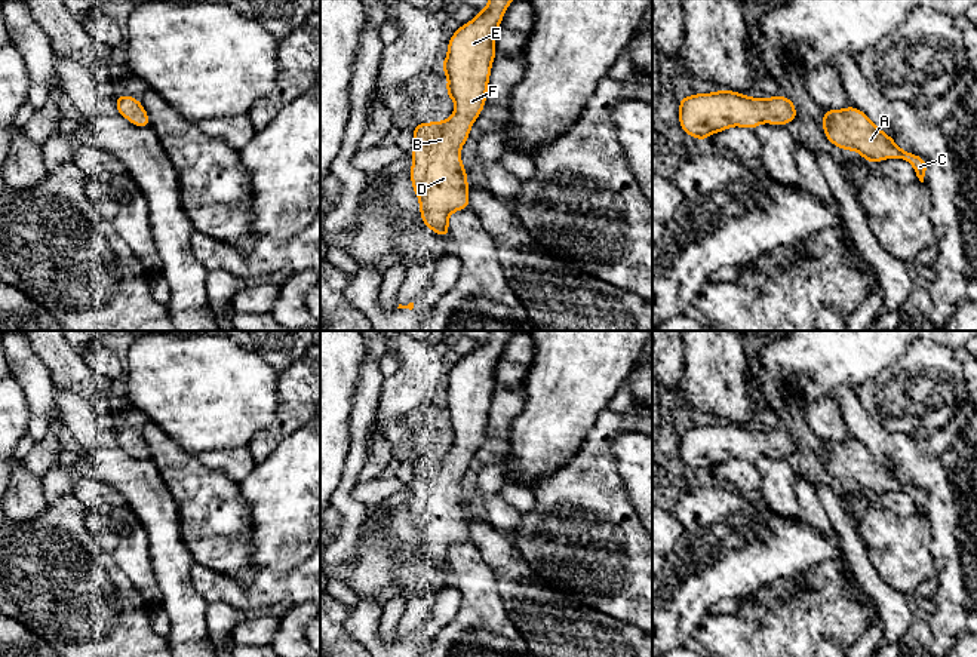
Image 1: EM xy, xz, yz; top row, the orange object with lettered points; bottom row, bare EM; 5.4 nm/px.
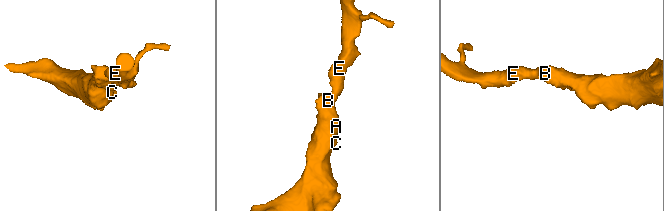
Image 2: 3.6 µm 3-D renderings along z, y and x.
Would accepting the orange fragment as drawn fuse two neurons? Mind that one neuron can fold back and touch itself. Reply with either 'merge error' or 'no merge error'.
no merge error

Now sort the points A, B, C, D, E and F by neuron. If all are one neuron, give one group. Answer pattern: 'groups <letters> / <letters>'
groups A B C D E F

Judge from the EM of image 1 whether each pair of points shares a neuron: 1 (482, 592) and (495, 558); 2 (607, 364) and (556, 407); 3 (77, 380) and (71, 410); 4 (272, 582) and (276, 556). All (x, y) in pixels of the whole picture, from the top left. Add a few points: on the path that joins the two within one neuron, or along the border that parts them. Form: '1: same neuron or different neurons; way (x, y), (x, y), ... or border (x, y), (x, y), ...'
1: different neurons; border (470, 540), (492, 571), (497, 592), (503, 601)
2: same neuron; way (595, 368), (568, 395)
3: different neurons; border (57, 389), (71, 389), (89, 399), (101, 396)
4: different neurons; border (304, 561), (288, 570), (257, 567)

